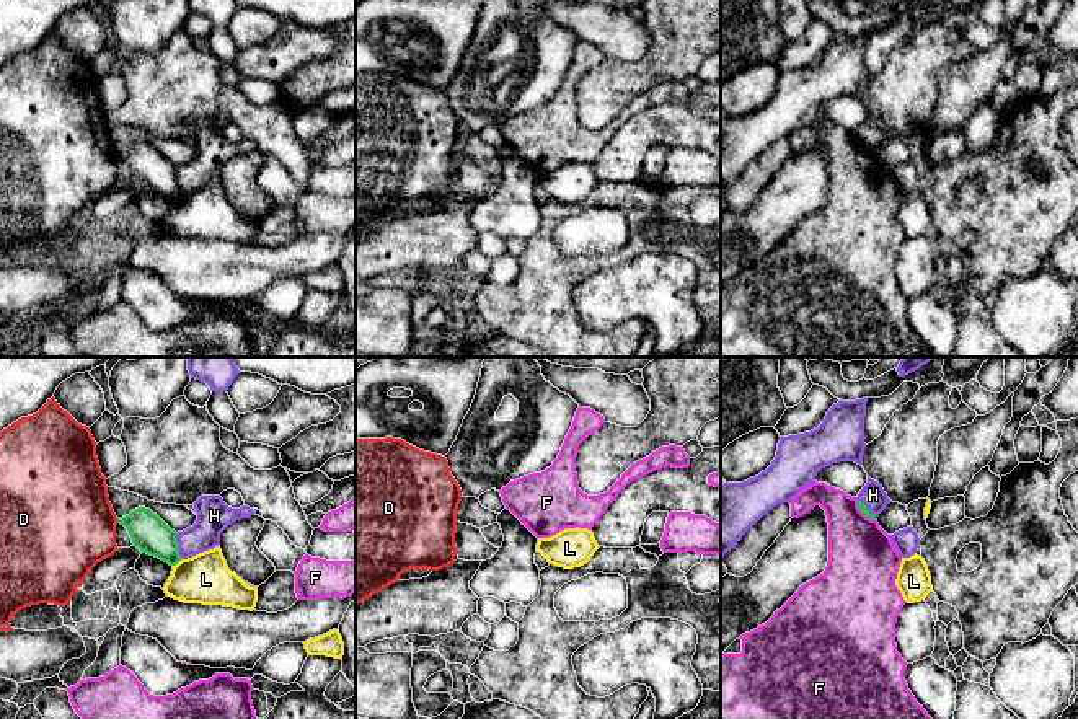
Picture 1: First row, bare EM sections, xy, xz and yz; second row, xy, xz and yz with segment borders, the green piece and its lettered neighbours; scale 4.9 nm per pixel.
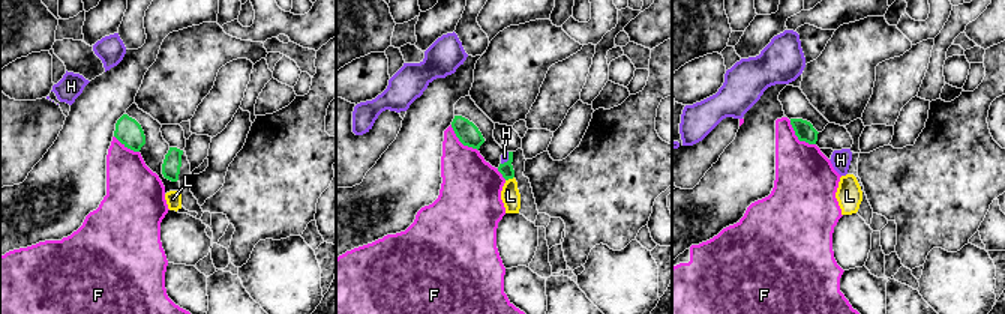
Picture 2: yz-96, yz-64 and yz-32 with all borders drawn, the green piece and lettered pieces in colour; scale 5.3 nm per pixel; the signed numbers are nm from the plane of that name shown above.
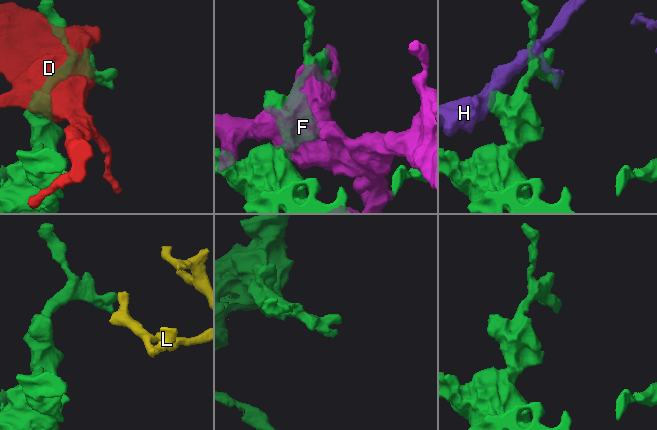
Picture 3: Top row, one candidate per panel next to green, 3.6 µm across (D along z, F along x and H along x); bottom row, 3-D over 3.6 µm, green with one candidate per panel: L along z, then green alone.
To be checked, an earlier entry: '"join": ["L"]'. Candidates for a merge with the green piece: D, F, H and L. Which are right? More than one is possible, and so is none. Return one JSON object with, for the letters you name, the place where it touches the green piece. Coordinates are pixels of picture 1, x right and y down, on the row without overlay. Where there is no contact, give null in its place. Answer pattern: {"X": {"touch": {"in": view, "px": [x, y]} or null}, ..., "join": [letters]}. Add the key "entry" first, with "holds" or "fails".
{"entry": "fails", "join": []}

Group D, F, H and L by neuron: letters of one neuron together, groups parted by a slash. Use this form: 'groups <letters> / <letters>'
groups D / F / H / L

